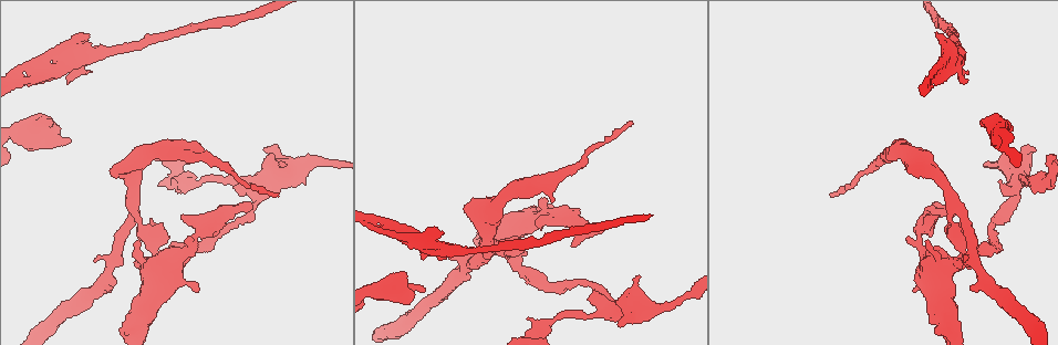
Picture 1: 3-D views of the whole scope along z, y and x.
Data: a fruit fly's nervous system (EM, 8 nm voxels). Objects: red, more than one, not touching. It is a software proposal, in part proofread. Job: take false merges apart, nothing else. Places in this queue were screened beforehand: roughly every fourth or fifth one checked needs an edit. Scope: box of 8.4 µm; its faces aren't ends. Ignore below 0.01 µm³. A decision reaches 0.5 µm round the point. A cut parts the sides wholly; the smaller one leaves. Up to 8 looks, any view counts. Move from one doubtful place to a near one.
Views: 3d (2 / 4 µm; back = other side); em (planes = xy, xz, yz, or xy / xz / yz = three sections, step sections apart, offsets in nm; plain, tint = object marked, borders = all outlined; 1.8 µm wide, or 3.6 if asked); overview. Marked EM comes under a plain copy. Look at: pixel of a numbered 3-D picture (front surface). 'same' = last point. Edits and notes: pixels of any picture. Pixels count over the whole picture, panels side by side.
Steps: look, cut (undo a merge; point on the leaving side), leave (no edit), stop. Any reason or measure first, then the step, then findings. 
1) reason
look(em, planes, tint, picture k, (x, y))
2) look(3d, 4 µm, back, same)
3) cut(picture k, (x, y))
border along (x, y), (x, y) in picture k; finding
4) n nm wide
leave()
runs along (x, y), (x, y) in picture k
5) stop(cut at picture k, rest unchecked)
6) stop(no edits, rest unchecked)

thick turns thin
look(em, xy, step 4, tint, picture 1, (32, 65))

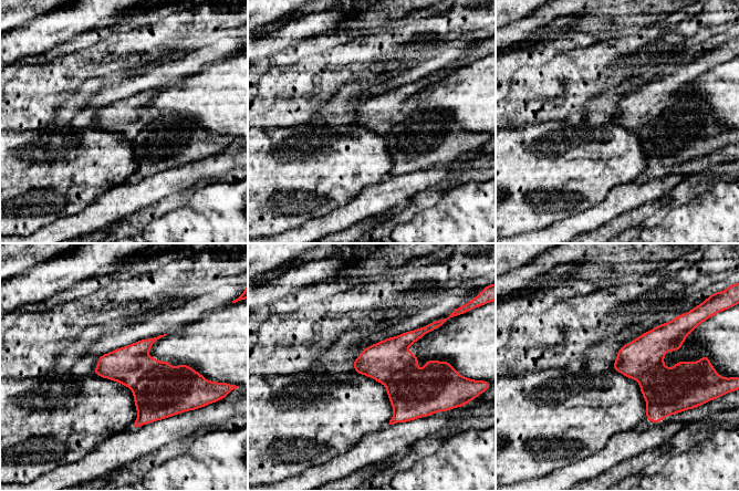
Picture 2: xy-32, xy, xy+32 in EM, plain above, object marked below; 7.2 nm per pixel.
look(em, planes, tint, same)

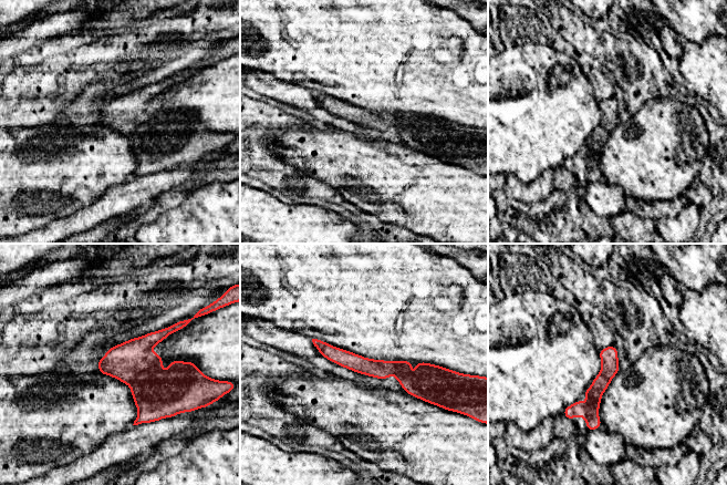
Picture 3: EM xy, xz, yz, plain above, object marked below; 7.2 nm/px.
cut(picture 3, (126, 361))
the part that leaves runs along (317, 342), (356, 363), (392, 371) in picture 3; a second neuron is stuck on

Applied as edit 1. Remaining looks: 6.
calibre changes
look(3d, 4 µm, picture 1, (19, 130))

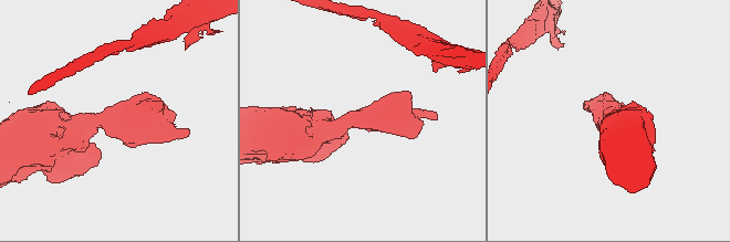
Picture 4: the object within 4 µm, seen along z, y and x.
look(em, 3.6 µm, planes, borders, picture 4, (367, 116))

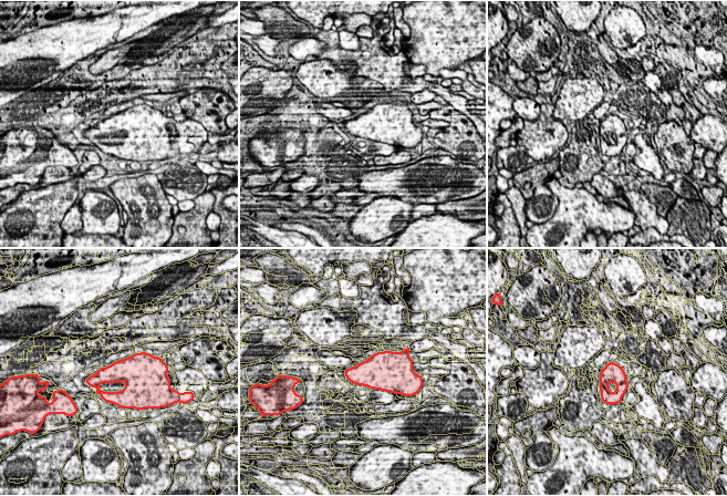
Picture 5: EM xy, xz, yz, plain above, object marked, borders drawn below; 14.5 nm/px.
leave()
all the same neuron

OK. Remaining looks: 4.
calibre changes
look(em, xy, step 16, tint, picture 1, (257, 183))

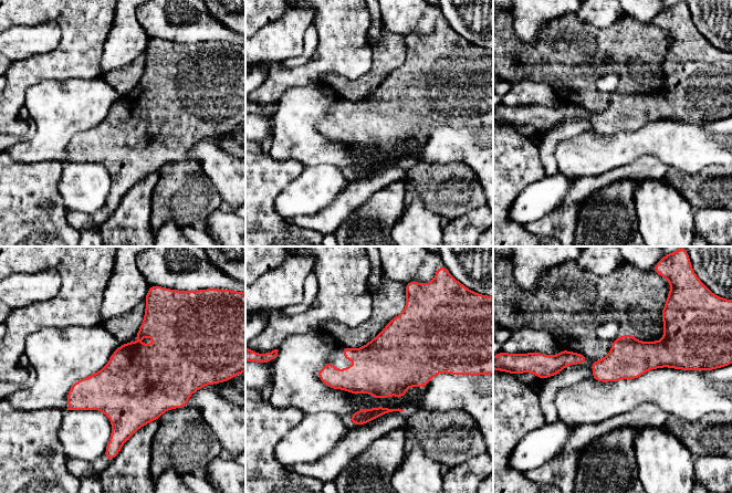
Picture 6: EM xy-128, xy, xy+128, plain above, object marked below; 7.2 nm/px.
leave()
all the same neuron

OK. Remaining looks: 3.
stop(cut at picture 3, rest unchecked)

